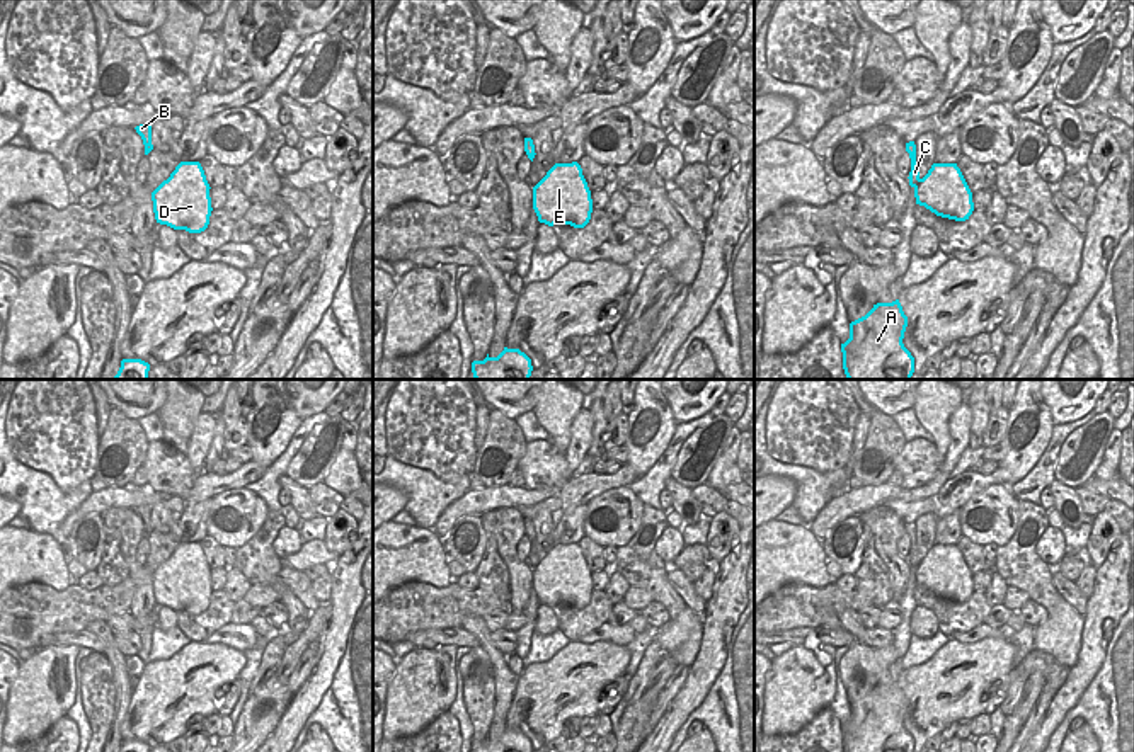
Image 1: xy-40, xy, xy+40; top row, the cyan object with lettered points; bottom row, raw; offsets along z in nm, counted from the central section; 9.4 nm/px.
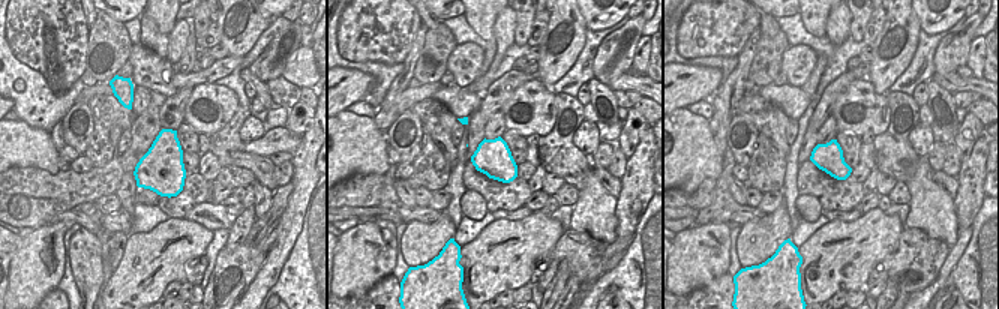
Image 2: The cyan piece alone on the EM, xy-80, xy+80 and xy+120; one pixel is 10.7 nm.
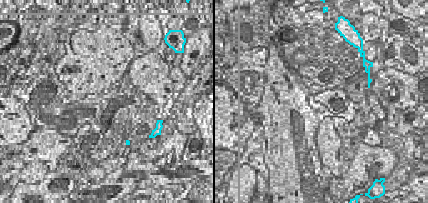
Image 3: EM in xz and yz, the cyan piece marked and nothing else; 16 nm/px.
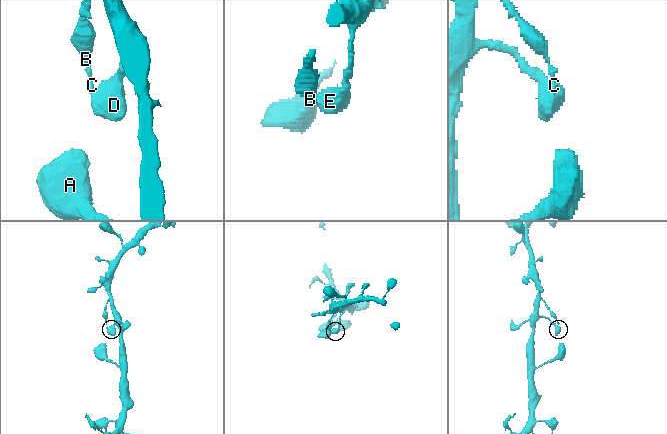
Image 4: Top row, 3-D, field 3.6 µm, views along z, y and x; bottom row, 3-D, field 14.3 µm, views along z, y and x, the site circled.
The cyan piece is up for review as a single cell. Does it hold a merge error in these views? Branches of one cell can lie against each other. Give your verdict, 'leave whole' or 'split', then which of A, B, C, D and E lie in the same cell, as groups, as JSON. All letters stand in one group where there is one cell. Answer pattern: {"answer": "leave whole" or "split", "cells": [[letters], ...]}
{"answer": "leave whole", "cells": [["A", "B", "C", "D", "E"]]}

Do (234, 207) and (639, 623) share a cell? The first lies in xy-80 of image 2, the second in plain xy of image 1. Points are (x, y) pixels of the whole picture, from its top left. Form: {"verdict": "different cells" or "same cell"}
{"verdict": "same cell"}

